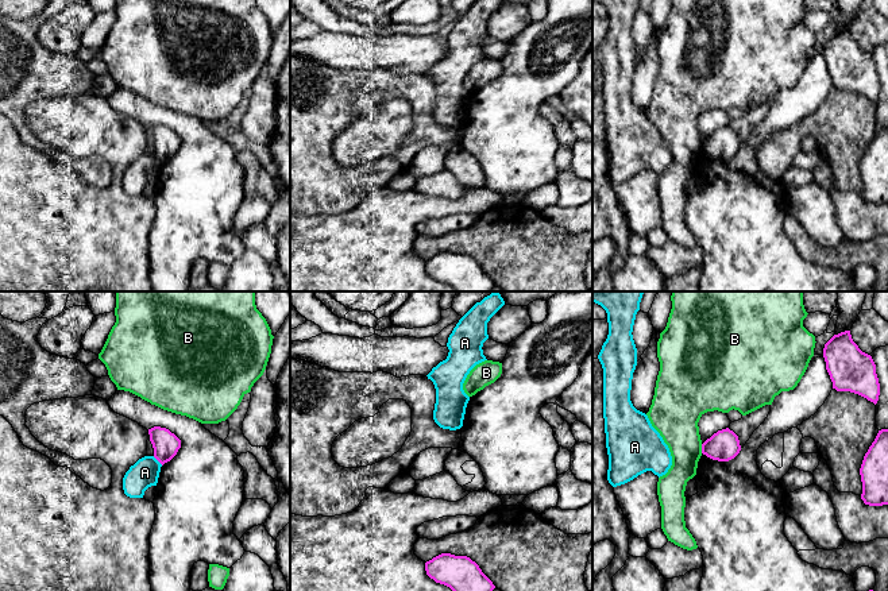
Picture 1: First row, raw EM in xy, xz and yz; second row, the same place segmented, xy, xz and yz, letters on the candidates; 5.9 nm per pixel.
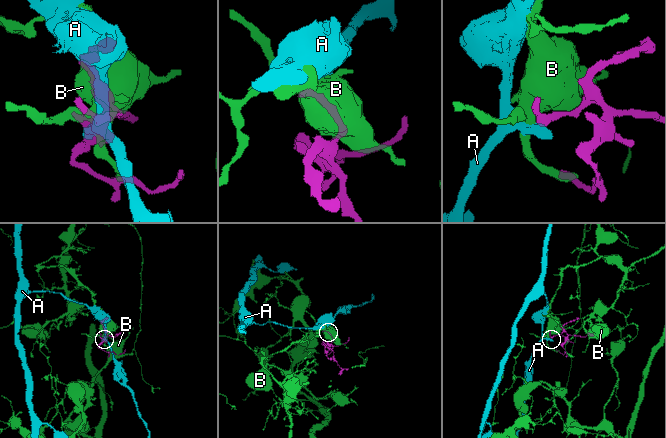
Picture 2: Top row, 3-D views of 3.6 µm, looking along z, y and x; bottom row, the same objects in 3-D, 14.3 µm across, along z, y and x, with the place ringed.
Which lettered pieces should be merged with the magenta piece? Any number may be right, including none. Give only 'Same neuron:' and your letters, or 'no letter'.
Same neuron: no letter

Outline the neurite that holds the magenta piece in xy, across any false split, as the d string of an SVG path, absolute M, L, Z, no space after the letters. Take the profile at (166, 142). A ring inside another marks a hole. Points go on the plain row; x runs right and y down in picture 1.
M154 124L148 127L154 155L163 163L170 159L181 146L181 138L166 125Z

